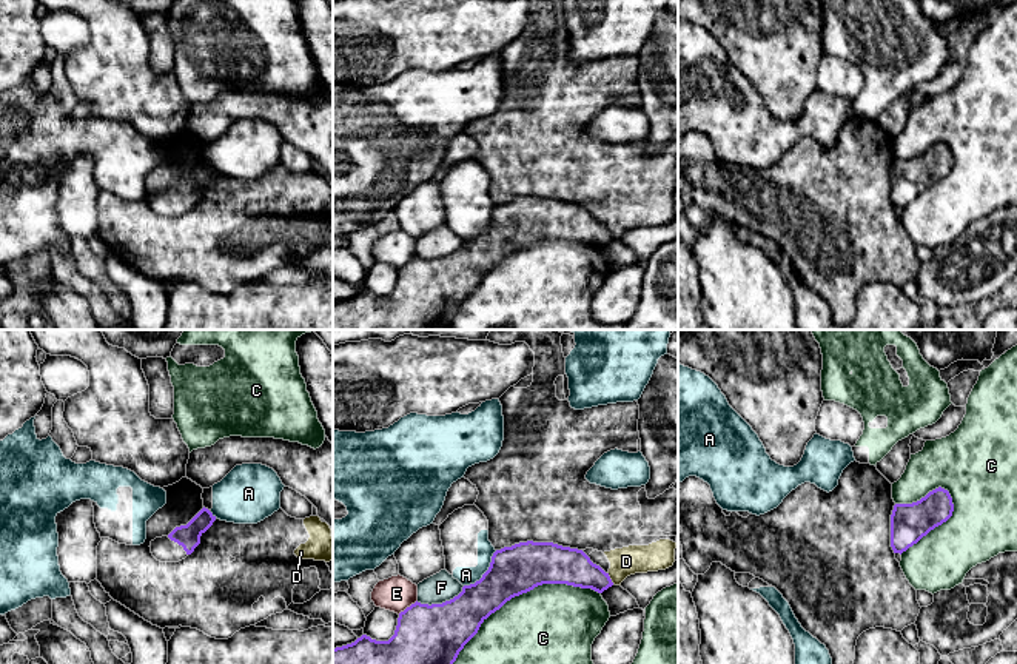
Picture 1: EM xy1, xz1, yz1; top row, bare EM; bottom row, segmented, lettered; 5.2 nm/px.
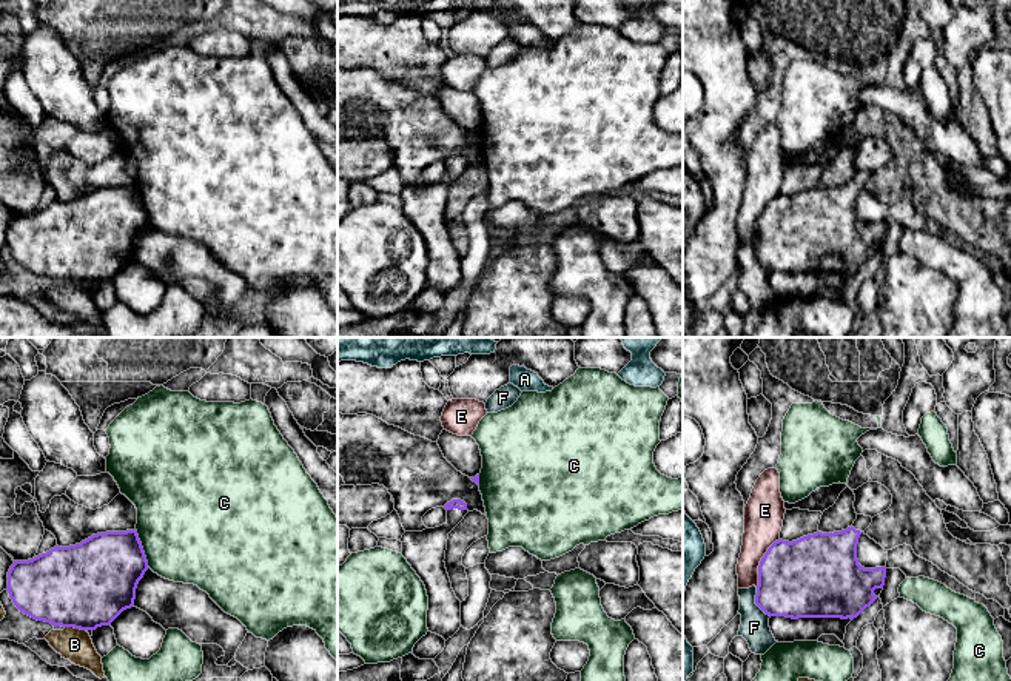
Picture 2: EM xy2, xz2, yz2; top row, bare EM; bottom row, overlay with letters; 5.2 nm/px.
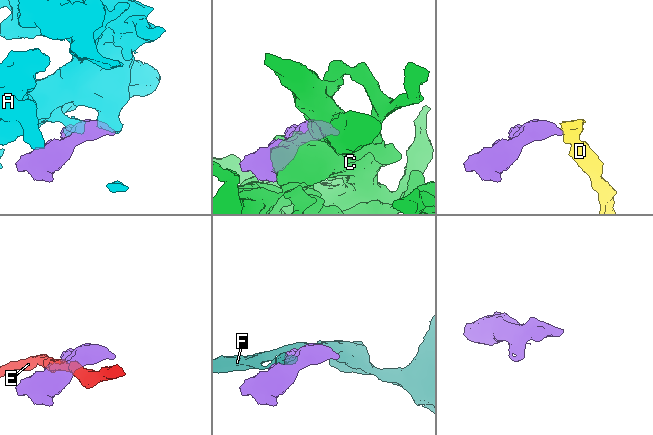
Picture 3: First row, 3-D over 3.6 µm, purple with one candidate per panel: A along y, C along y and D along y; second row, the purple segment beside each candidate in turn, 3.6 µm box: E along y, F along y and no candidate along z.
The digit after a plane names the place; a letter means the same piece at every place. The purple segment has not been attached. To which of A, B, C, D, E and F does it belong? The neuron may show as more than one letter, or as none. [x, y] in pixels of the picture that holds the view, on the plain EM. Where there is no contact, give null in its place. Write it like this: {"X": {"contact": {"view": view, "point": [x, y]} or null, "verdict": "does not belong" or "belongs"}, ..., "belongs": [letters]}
{"A": {"contact": {"view": "xz1", "point": [486, 227]}, "verdict": "does not belong"}, "B": {"contact": {"view": "xy2", "point": [76, 282]}, "verdict": "does not belong"}, "C": {"contact": {"view": "xz1", "point": [516, 250]}, "verdict": "does not belong"}, "D": {"contact": {"view": "xz1", "point": [609, 233]}, "verdict": "does not belong"}, "E": {"contact": {"view": "yz2", "point": [760, 218]}, "verdict": "does not belong"}, "F": {"contact": {"view": "xz1", "point": [443, 258]}, "verdict": "does not belong"}, "belongs": []}

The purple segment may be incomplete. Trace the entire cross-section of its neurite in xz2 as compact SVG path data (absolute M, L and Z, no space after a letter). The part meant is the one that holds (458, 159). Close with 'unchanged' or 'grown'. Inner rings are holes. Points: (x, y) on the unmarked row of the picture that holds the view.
M453 154L445 159L447 177L422 186L405 186L401 193L402 211L421 233L428 251L427 283L452 293L461 282L461 256L456 253L445 223L448 188L469 168L467 159Z | grown

